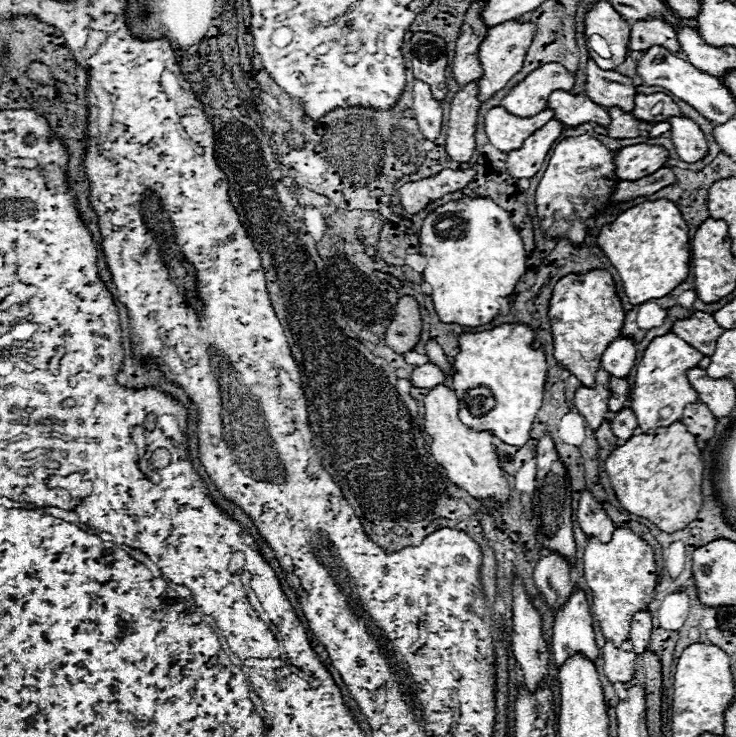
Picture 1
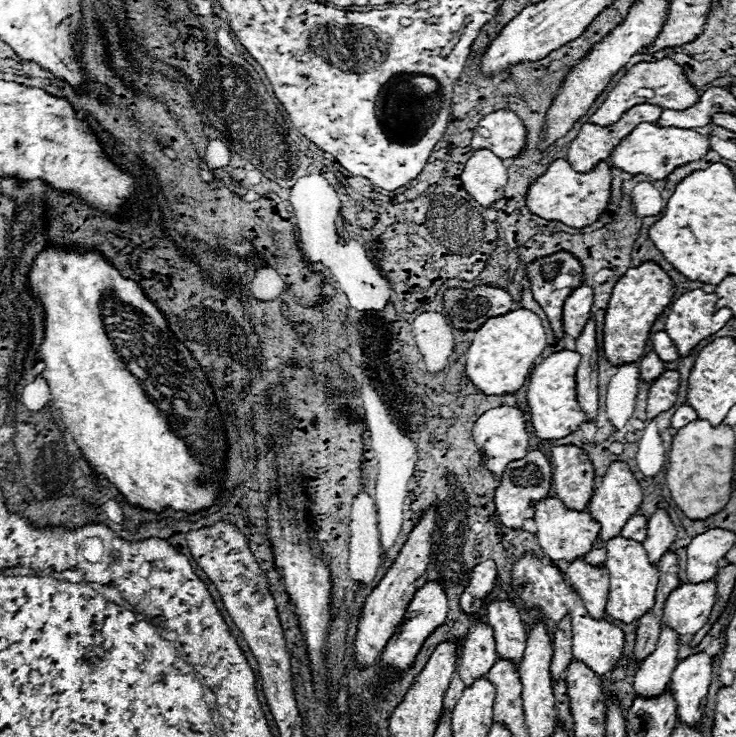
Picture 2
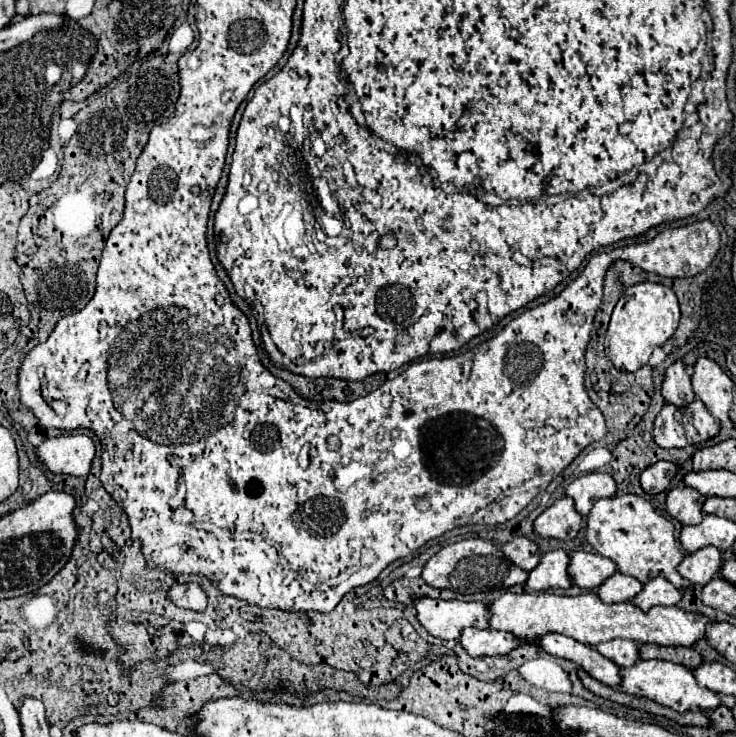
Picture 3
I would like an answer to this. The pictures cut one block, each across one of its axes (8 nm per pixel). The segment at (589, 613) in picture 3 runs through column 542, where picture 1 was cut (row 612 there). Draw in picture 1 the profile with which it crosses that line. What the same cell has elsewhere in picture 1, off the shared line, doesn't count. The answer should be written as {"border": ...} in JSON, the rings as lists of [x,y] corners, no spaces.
{"border":[[[616,528],[608,544],[590,538],[584,550],[584,578],[592,590],[592,612],[602,634],[620,646],[630,634],[630,620],[638,610],[646,610],[654,598],[658,584],[658,568],[654,550],[632,530]]]}

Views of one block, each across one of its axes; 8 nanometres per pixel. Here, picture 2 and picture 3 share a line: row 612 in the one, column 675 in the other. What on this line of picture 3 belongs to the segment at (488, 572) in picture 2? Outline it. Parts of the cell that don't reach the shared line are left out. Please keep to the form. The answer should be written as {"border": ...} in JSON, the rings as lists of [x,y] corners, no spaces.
{"border":[[[656,462],[652,466],[648,466],[644,472],[642,472],[642,478],[640,478],[640,486],[646,494],[658,494],[658,492],[664,492],[668,490],[670,486],[670,480],[674,480],[678,472],[678,466],[672,464],[672,462]]]}

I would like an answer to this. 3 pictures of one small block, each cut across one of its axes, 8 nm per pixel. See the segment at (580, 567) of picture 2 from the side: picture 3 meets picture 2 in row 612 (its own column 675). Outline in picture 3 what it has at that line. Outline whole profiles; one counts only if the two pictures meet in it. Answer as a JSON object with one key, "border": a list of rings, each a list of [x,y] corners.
{"border":[[[654,578],[644,584],[642,592],[632,598],[632,604],[638,606],[642,612],[648,612],[652,606],[676,606],[682,598],[682,590],[676,590],[668,580]]]}

